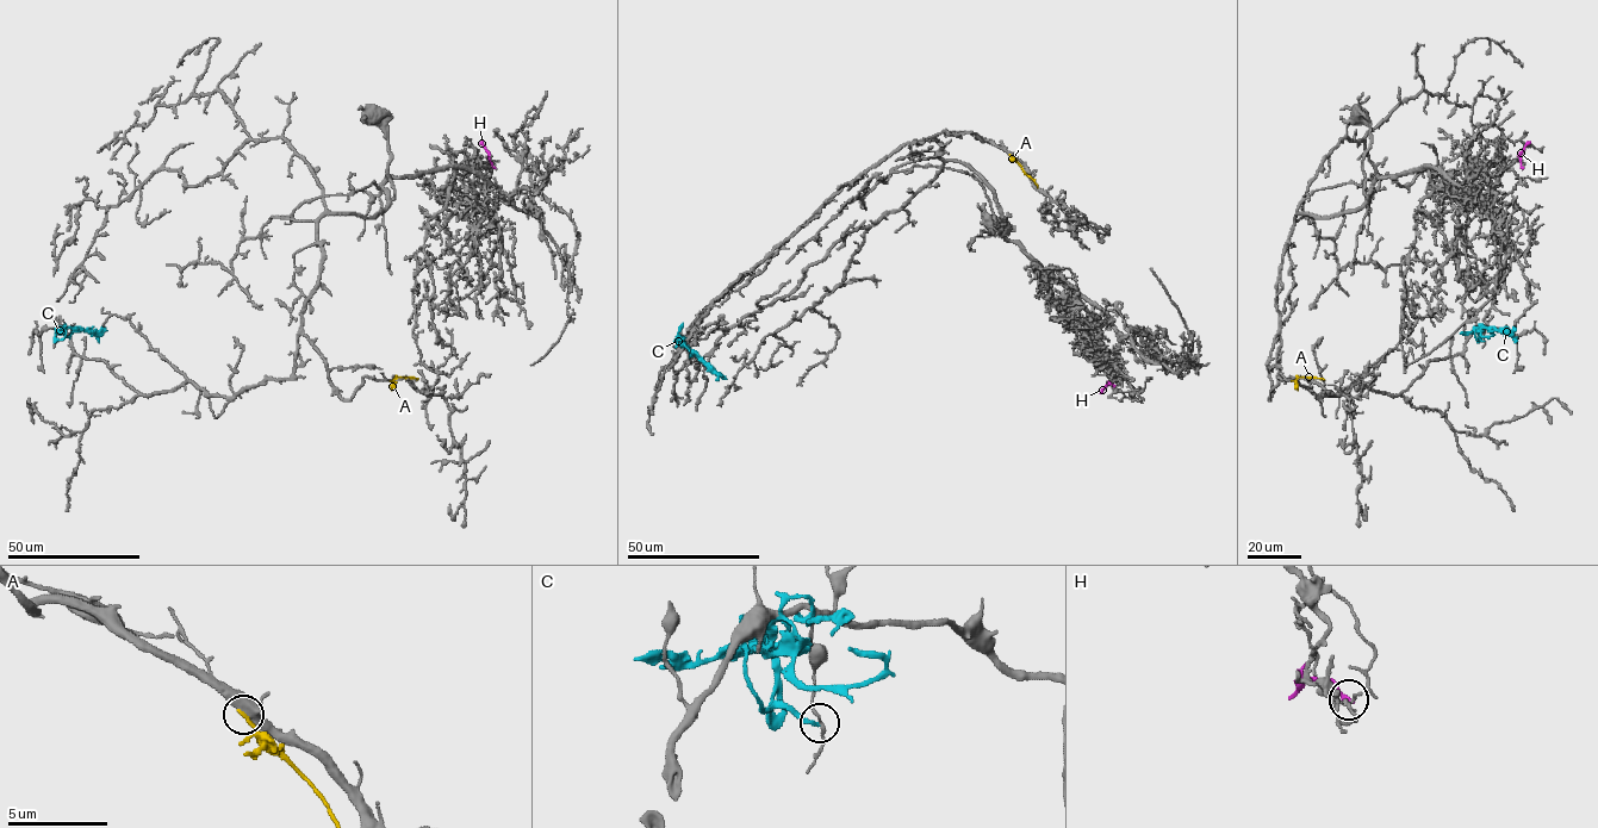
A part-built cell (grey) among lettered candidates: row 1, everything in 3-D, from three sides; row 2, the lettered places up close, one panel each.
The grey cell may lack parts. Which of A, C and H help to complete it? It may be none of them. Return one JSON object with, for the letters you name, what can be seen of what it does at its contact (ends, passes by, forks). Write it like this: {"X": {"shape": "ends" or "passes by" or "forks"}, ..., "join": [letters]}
{"join": []}

